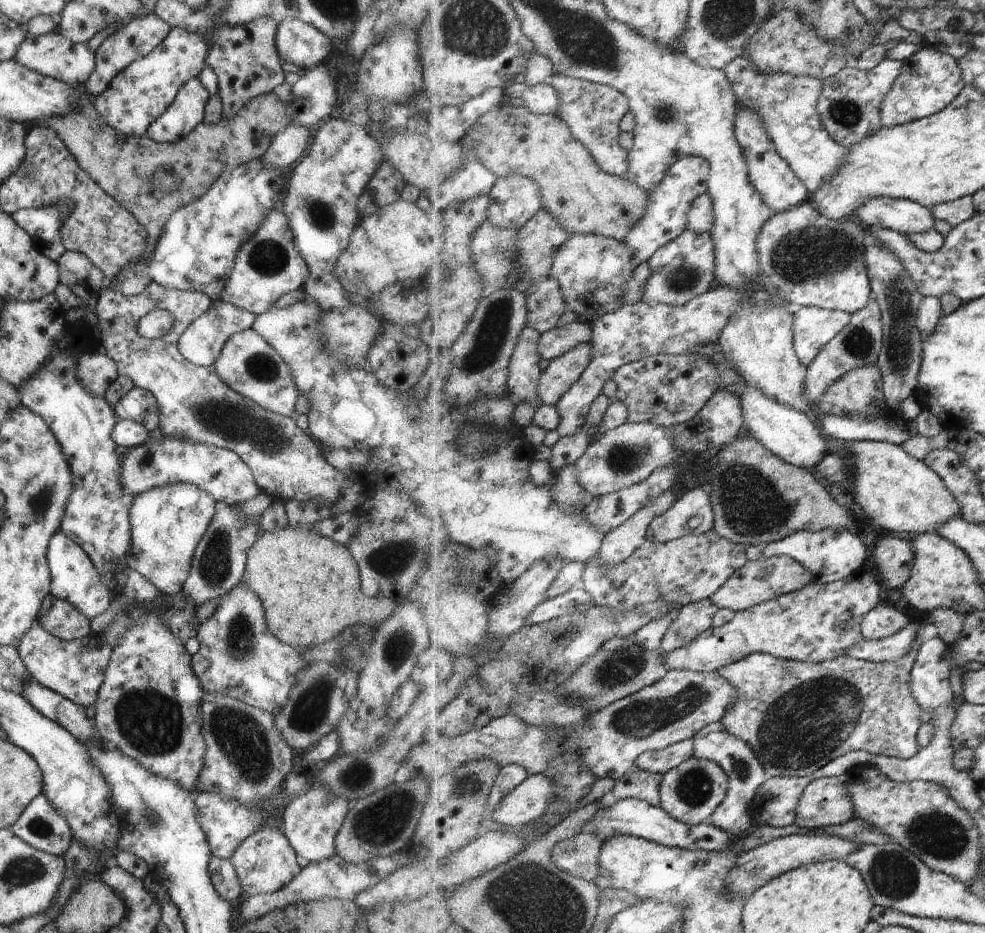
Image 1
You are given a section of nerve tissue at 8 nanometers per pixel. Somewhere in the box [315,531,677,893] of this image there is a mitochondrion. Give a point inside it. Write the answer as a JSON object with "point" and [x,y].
{"point":[378,823]}

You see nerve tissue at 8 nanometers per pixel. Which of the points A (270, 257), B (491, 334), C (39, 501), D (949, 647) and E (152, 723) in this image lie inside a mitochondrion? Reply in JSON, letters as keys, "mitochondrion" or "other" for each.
{"A":"mitochondrion","B":"mitochondrion","C":"mitochondrion","D":"other","E":"mitochondrion"}

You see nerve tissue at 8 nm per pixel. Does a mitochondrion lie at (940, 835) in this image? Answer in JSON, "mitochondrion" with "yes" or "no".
{"mitochondrion":"yes"}

